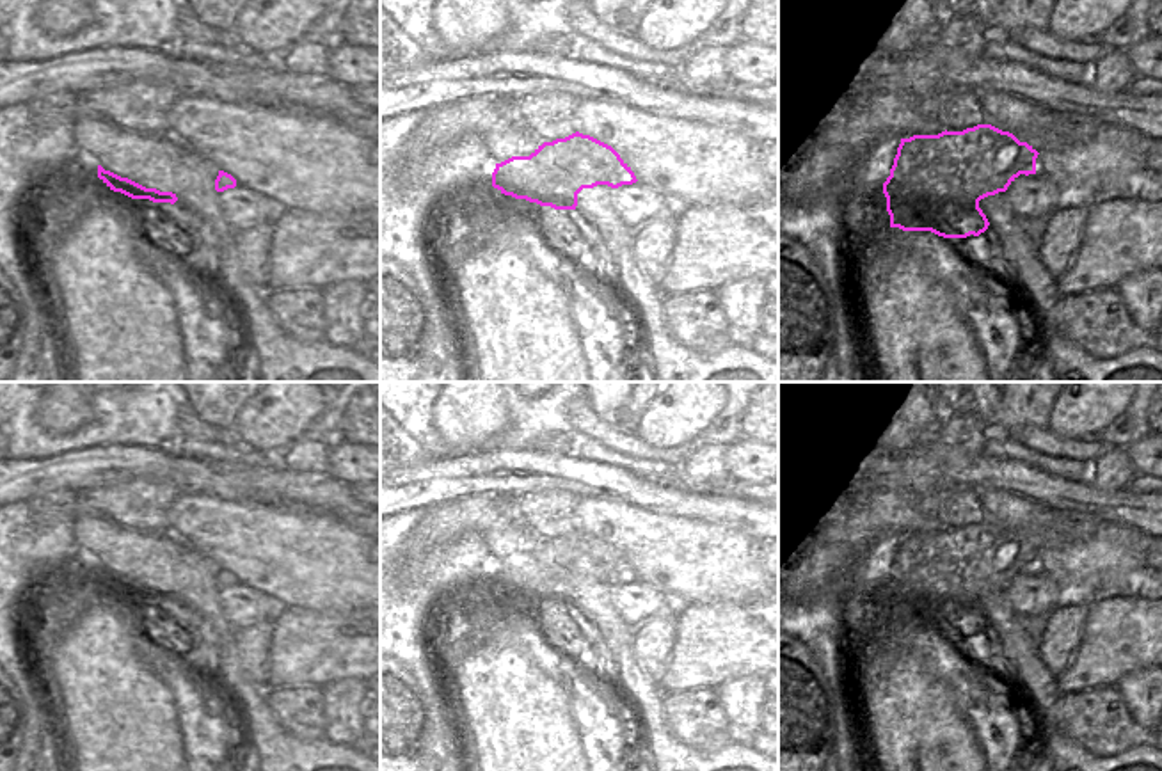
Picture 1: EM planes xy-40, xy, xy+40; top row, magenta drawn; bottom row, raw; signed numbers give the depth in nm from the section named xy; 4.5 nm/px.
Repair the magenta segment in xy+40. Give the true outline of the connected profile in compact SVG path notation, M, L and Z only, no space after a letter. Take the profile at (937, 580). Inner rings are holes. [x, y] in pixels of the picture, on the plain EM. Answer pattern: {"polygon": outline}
{"polygon": "M1039 506L1039 521L1016 533L991 522L963 529L913 533L901 537L890 574L883 581L890 625L931 629L943 636L979 634L990 624L979 599L1006 590L1020 572L1036 572L1039 551L1066 547L1091 537L1103 521L1080 512L1055 512Z"}

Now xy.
{"polygon": "M579 529L544 540L529 554L496 561L492 570L492 584L501 592L554 608L576 608L583 586L618 586L636 579L611 544Z"}

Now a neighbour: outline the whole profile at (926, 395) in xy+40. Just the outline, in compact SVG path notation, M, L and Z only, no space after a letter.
M906 382L915 409L942 409L951 401L951 382Z

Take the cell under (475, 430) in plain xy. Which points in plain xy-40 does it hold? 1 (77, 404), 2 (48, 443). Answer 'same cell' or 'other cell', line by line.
1: same cell
2: other cell

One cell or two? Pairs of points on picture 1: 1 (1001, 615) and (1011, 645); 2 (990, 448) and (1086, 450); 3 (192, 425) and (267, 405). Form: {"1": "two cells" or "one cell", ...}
{"1": "one cell", "2": "two cells", "3": "two cells"}

